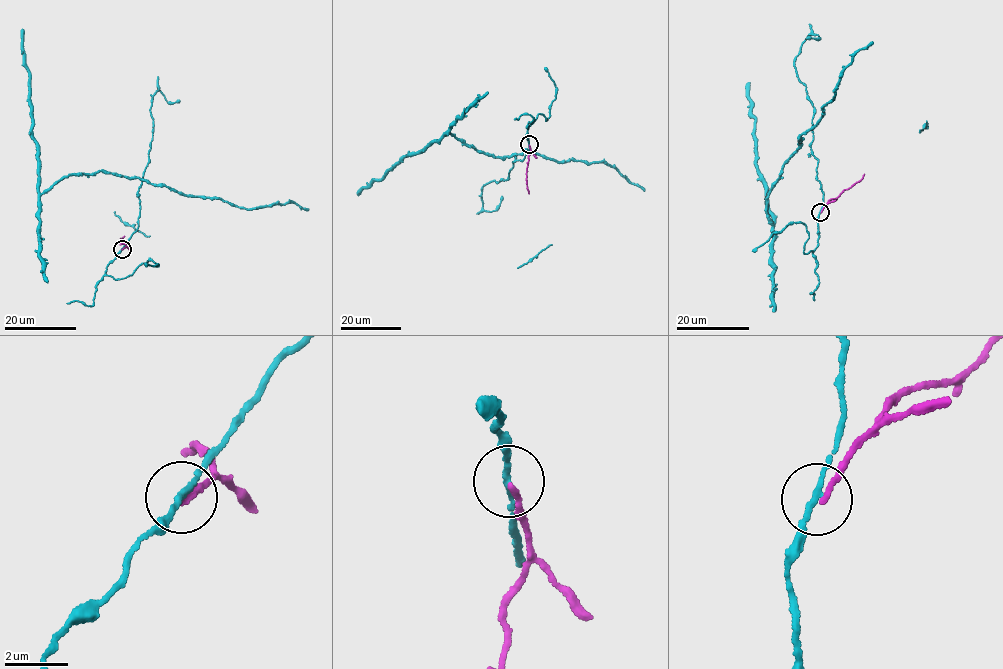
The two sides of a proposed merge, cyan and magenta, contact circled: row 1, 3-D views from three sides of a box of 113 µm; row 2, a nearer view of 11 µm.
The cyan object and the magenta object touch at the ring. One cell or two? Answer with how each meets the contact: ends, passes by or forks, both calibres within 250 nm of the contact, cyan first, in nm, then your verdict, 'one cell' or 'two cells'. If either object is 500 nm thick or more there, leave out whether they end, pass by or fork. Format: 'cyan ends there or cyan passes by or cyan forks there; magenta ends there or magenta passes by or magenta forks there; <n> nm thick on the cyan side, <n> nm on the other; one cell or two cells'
cyan passes by; magenta ends there; 170 nm thick on the cyan side, 170 nm on the other; two cells

